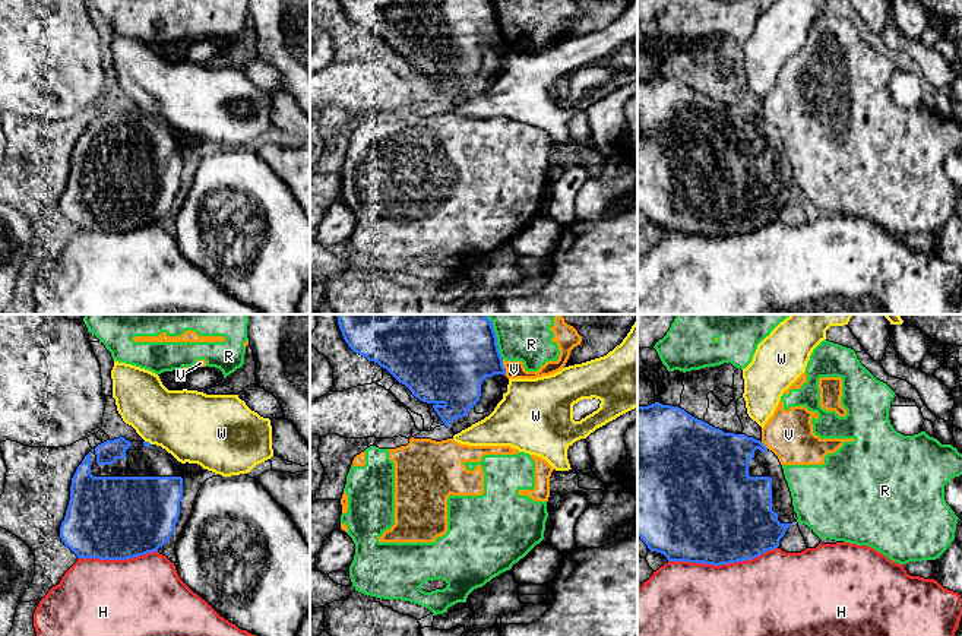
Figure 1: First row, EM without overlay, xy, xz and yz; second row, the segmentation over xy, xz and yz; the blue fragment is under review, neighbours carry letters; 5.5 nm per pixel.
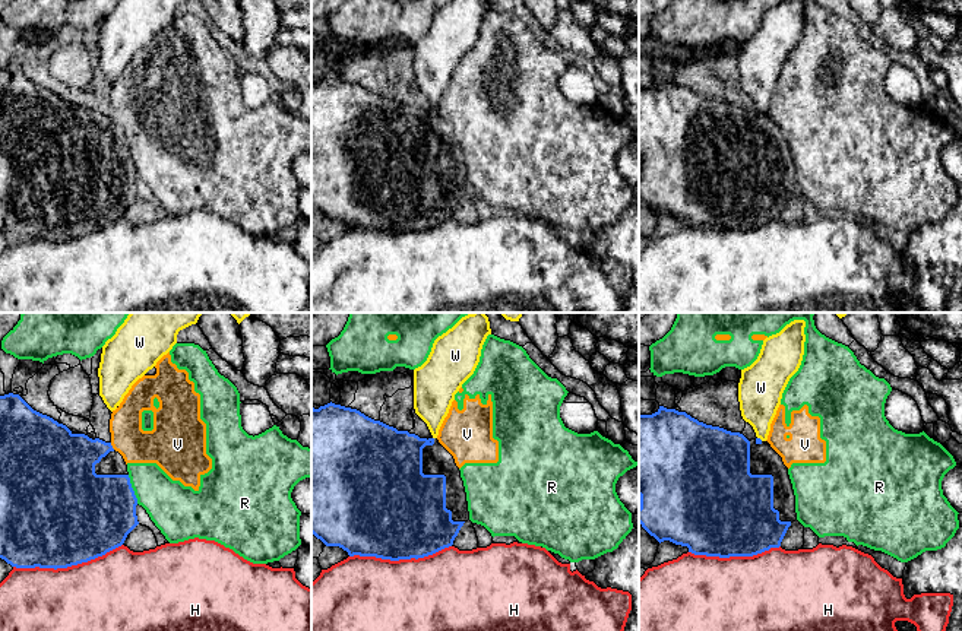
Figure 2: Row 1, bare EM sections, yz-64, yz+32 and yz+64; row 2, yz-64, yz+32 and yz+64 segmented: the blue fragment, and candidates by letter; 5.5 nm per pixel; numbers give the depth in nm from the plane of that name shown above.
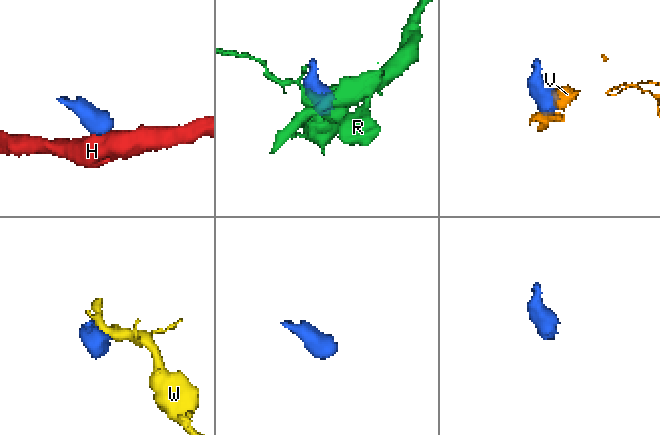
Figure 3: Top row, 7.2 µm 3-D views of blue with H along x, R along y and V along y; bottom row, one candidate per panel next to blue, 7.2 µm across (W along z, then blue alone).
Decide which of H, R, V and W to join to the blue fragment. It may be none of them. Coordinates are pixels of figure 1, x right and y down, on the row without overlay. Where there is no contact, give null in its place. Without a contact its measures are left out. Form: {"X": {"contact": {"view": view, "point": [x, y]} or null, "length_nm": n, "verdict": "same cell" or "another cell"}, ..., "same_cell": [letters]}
{"H": {"contact": {"view": "yz", "point": [722, 236]}, "length_nm": 600, "verdict": "another cell"}, "R": {"contact": {"view": "xz", "point": [496, 16]}, "length_nm": 190, "verdict": "another cell"}, "V": {"contact": {"view": "xz", "point": [503, 40]}, "length_nm": 90, "verdict": "another cell"}, "W": {"contact": {"view": "xy", "point": [148, 114]}, "length_nm": 40, "verdict": "another cell"}, "same_cell": []}

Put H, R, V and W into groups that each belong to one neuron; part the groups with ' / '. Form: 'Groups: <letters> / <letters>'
Groups: H / R V / W

